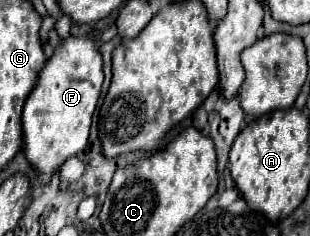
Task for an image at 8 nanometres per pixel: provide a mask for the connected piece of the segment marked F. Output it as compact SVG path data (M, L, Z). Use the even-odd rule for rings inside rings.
M89 30L85 36L69 36L61 40L53 56L47 58L45 66L41 68L37 84L31 90L23 108L23 142L25 142L23 150L27 160L41 172L43 182L49 182L53 172L57 172L67 158L75 156L87 146L91 116L101 94L101 84L103 84L103 58L95 44L95 30Z

